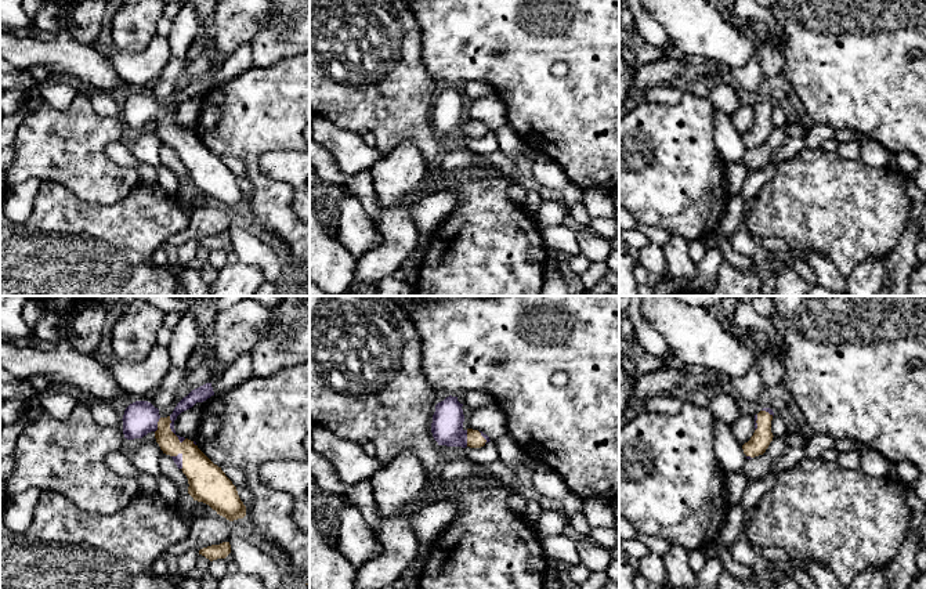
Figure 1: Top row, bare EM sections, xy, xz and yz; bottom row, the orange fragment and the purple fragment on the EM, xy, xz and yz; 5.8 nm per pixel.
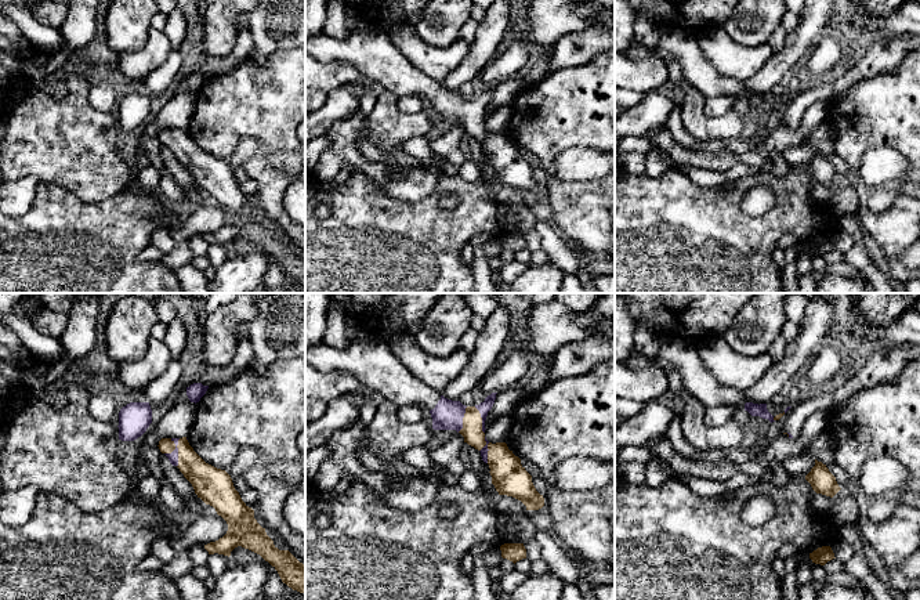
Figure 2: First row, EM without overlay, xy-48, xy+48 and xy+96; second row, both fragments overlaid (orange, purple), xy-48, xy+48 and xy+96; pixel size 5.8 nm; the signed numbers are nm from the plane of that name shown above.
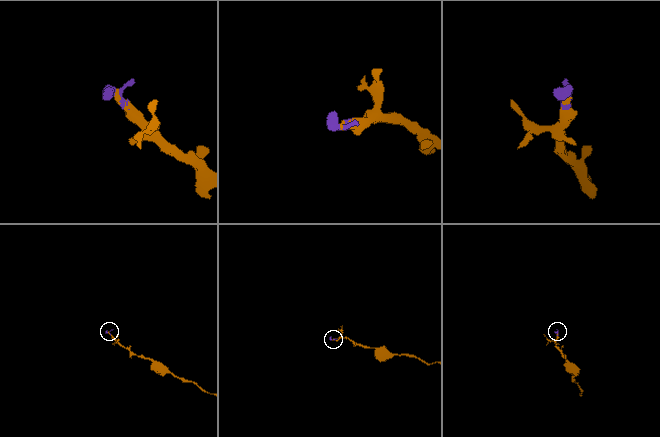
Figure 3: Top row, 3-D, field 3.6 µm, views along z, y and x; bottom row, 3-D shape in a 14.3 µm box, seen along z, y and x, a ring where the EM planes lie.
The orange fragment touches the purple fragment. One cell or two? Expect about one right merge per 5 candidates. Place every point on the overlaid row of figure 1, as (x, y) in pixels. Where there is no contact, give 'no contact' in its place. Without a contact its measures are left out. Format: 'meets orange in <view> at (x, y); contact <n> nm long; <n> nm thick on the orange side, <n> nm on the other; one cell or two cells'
meets orange in xy at (170, 430); contact 180 nm long; 160 nm thick on the orange side, 80 nm on the other; one cell

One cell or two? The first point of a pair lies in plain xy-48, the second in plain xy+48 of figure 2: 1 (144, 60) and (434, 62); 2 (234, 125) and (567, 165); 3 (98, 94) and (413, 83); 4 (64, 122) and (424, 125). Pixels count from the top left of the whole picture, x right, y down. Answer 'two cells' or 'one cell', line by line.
1: one cell
2: two cells
3: two cells
4: one cell

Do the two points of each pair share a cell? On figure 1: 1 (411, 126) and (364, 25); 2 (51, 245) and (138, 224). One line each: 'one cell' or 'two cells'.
1: one cell
2: one cell

